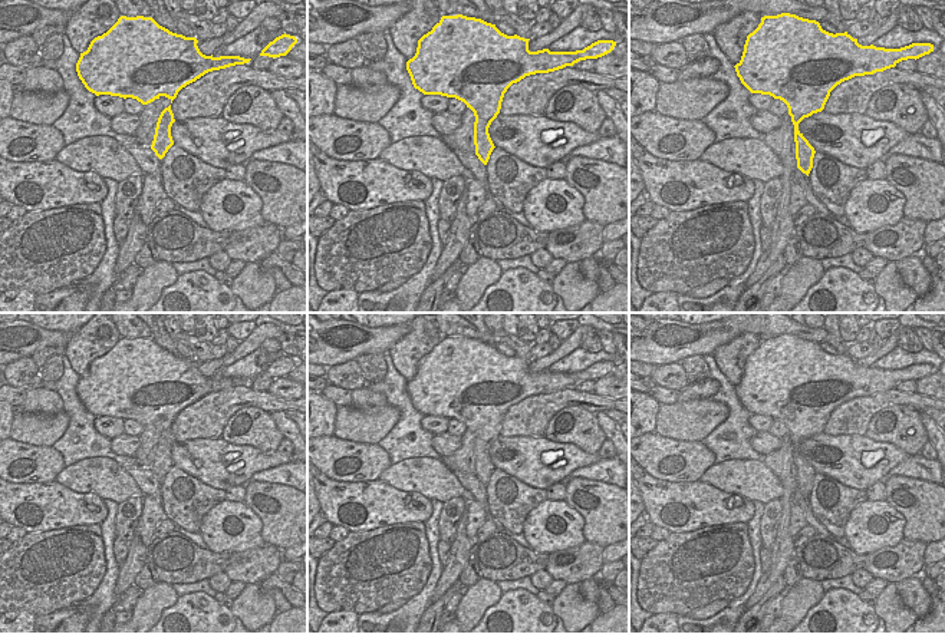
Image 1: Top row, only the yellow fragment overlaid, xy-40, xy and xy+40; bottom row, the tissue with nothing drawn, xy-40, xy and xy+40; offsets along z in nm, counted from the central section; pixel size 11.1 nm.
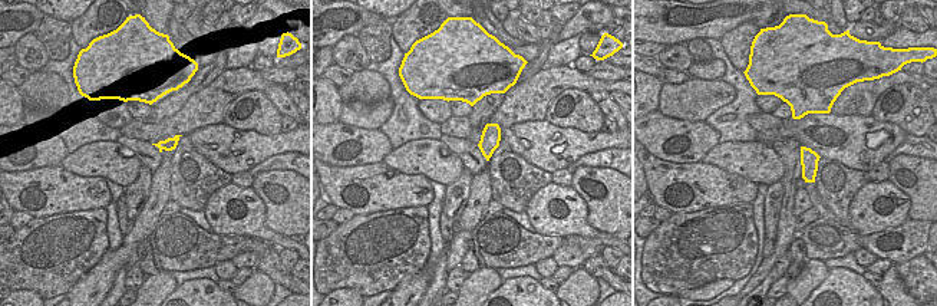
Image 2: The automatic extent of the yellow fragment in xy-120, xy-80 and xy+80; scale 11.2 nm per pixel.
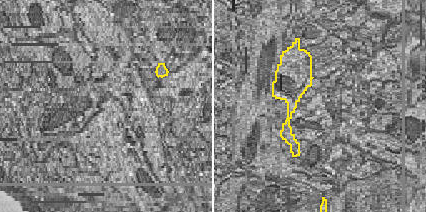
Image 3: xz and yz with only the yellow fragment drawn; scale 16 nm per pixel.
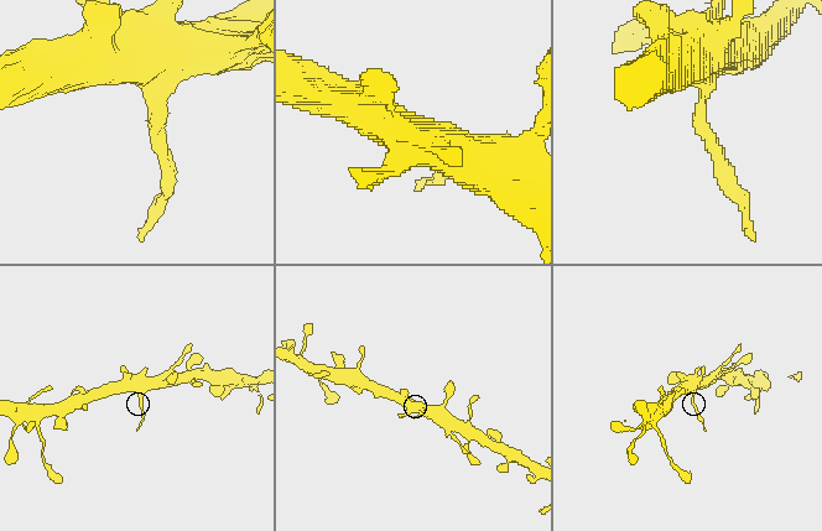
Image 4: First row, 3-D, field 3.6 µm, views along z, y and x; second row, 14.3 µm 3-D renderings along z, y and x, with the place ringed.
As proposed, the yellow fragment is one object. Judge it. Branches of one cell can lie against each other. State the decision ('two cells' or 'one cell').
two cells

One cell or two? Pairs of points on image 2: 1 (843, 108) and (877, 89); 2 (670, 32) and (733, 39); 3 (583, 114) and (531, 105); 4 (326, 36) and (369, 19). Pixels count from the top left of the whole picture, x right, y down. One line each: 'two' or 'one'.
1: one
2: two
3: two
4: one

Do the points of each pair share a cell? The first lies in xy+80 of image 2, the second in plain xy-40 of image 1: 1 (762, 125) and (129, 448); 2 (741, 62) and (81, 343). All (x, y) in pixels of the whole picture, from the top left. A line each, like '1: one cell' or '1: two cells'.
1: one cell
2: one cell

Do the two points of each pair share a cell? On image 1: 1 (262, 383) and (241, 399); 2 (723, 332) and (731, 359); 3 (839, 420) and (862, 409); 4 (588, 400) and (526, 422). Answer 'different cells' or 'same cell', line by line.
1: different cells
2: different cells
3: same cell
4: same cell

